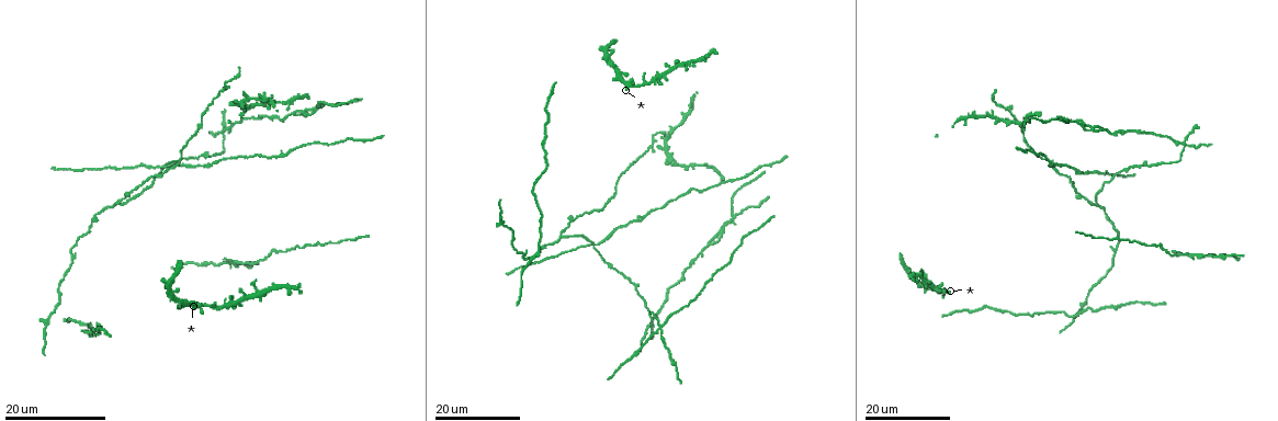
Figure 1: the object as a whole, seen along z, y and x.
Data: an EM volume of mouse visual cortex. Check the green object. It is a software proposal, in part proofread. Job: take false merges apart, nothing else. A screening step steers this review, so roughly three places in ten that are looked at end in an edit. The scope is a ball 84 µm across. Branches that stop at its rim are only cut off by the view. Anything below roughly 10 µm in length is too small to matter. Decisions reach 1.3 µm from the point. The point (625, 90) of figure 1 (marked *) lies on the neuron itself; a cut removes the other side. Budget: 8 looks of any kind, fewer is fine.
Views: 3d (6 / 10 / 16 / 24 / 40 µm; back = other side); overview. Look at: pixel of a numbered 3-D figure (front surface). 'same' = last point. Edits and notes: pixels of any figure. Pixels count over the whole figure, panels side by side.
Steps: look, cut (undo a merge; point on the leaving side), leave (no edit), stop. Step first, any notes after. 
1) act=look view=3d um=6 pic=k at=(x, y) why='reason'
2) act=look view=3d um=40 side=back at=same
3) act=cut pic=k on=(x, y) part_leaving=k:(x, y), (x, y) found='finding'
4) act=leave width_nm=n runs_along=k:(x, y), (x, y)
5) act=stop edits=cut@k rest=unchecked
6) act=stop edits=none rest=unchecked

act=look view=3d um=16 pic=1 at=(71, 264) why='side arm on a straight run'

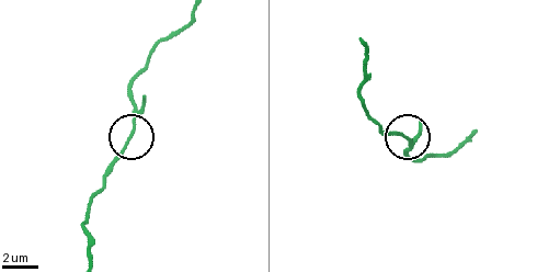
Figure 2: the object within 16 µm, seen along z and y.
act=look view=3d um=10 pic=2 at=(133, 130)

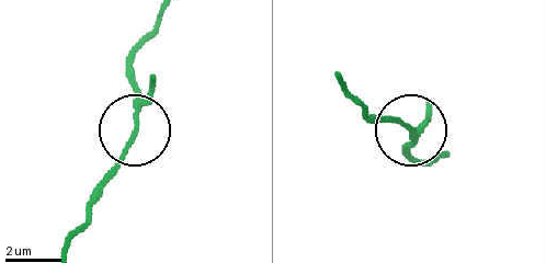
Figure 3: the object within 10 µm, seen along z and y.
act=leave width_nm=150 found='continuous, no second neuron'

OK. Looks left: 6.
act=look view=3d um=16 pic=1 at=(562, 239) why='branch point'

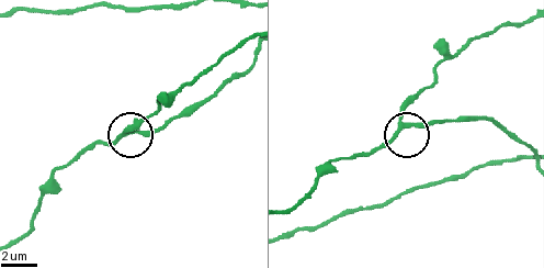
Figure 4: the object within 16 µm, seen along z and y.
act=look view=3d um=6 pic=4 at=(405, 124)

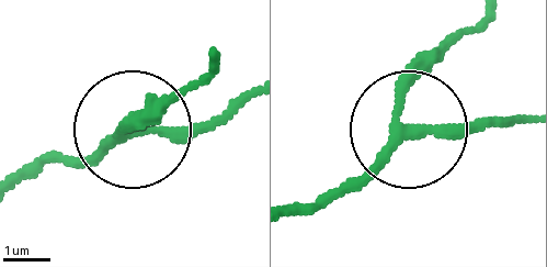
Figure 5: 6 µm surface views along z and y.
act=leave arms=3 runs_along=5:(292, 217), (362, 180), (398, 145), (401, 98), (476, 20) found='one neuron here'

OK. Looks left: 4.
act=look view=3d um=16 pic=1 at=(667, 152) why='looks like a crossing'

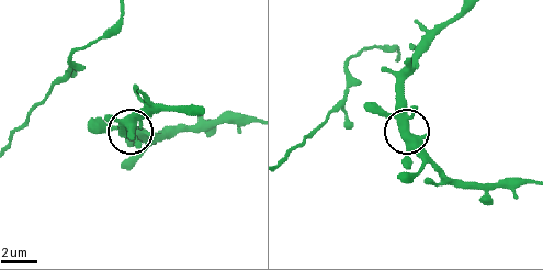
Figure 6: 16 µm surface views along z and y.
act=look view=3d um=10 pic=6 at=(404, 125) why='zoom in'

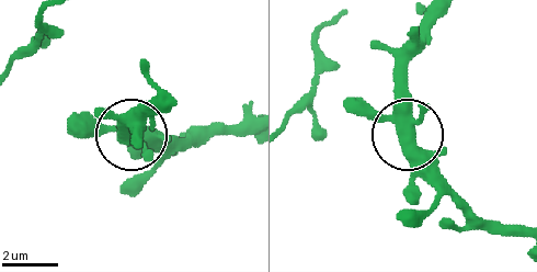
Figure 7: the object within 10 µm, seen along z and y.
act=leave side_arm_um=18 found='all the same neuron'

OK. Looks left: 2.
act=look view=3d um=16 pic=1 at=(1186, 143) why='thick turns thin'

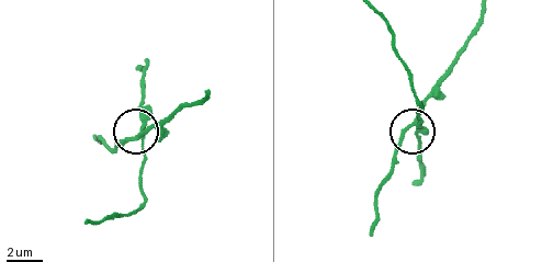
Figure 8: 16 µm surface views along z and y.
act=look view=3d um=6 pic=8 at=(415, 121)

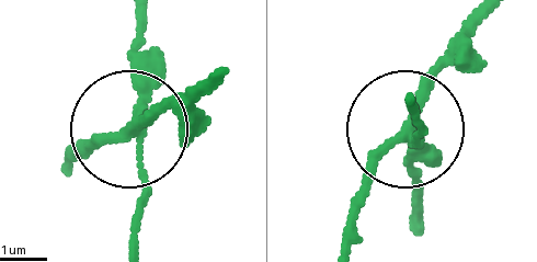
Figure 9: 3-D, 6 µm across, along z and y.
act=cut pic=9 on=(157, 105) part_leaving=9:(412, 139), (420, 84), (471, 13) found='a second neuron is stuck on'

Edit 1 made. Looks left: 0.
act=stop edits=cut@9 rest=unchecked

